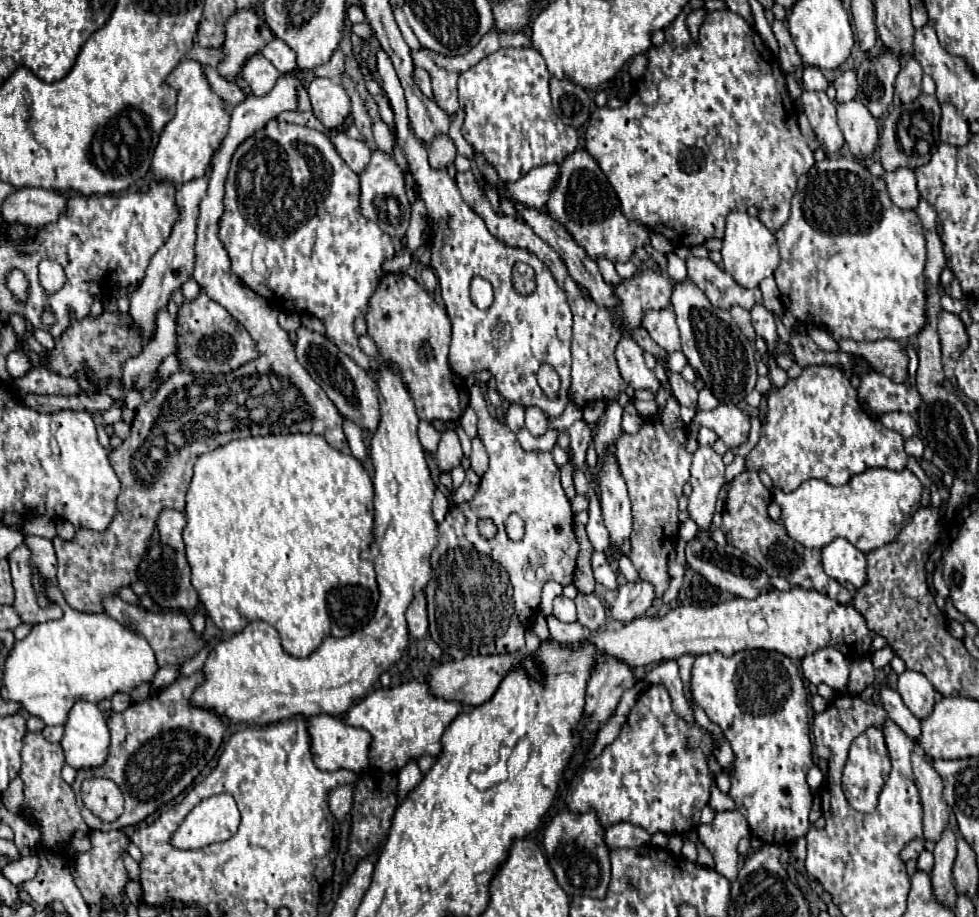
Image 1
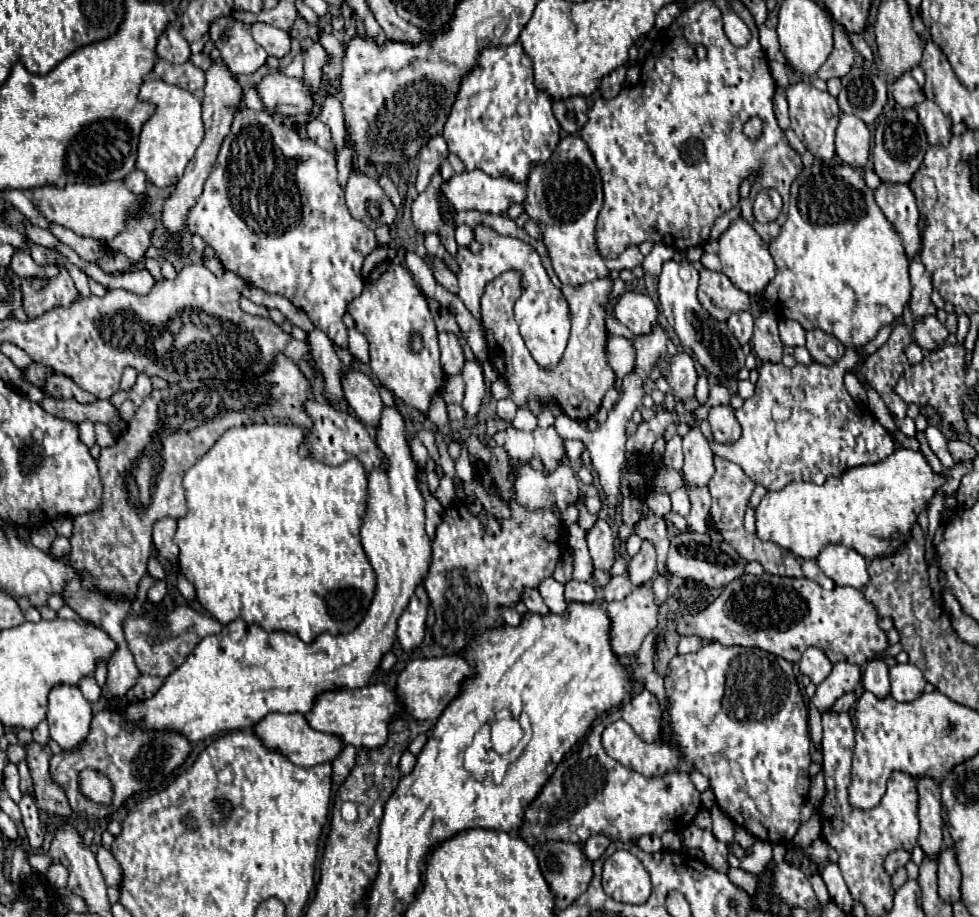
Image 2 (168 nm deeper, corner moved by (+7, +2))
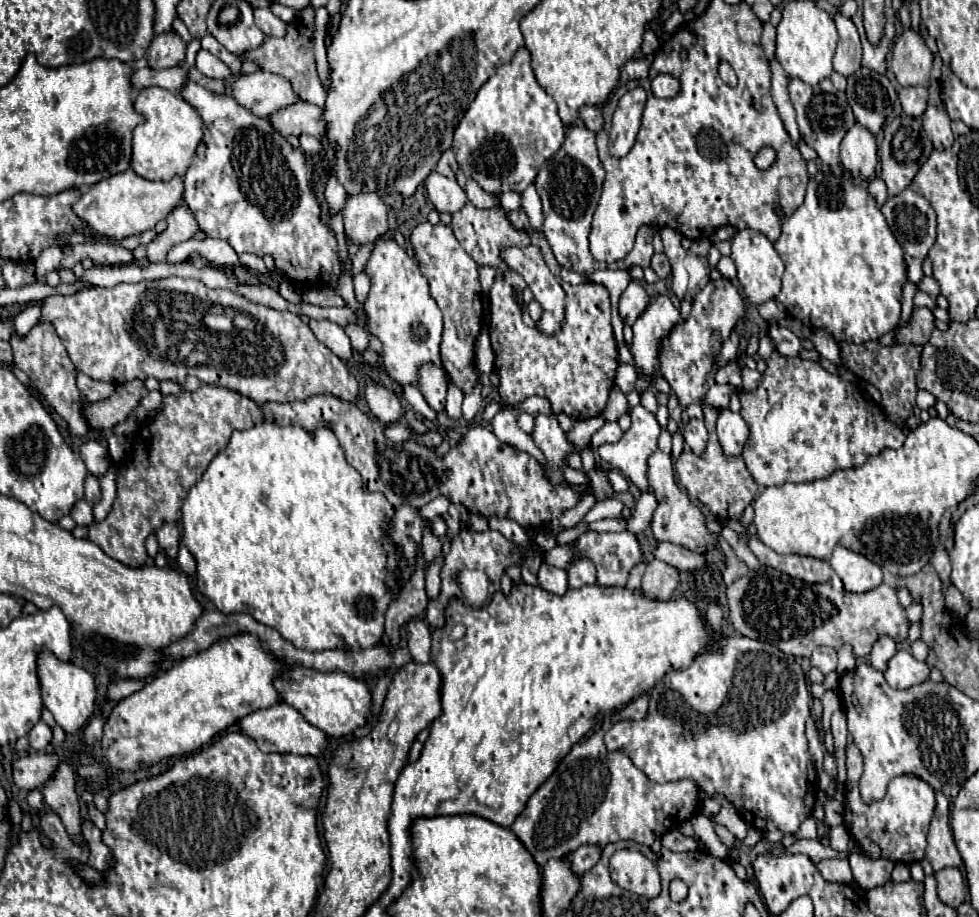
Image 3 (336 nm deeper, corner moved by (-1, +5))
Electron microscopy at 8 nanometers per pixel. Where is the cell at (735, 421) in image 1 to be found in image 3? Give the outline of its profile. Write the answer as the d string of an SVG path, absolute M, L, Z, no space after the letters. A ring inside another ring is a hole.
M730 409L720 411L716 431L718 431L720 445L722 445L724 453L728 453L728 455L740 455L744 449L744 443L748 441L748 435L750 435L748 425L740 417L740 413L734 413Z

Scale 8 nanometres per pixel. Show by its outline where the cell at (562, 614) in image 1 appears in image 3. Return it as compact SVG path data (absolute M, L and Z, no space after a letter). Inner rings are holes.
M542 563L540 565L540 571L538 571L538 581L540 581L540 587L548 593L554 593L554 595L564 595L568 591L568 577L566 577L566 571L564 569L558 569L558 567L552 567L548 563Z

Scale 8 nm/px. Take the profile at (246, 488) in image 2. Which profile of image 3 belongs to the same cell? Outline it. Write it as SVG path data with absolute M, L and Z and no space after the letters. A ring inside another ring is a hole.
M260 423L244 431L234 431L226 449L222 449L206 467L202 479L192 485L184 507L182 507L182 541L186 549L194 555L198 563L198 573L196 573L196 583L198 589L204 597L208 597L218 611L222 613L248 613L252 615L258 623L268 625L276 629L286 641L290 641L294 647L304 649L304 651L326 651L326 649L338 649L348 645L350 649L368 649L378 645L378 641L384 635L384 613L388 605L392 603L392 593L384 585L386 577L386 565L384 565L384 551L380 549L380 533L388 529L388 521L392 519L392 505L386 501L382 493L366 493L362 489L362 477L360 473L348 465L344 459L344 453L328 433L328 429L320 429L316 435L304 433L300 425L278 425L278 423Z

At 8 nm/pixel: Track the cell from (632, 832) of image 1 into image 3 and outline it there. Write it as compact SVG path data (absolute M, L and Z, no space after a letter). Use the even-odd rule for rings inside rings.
M582 845L582 847L578 847L576 851L570 853L572 869L578 875L584 875L588 869L592 869L598 863L600 855L602 855L602 847L598 847L598 845Z

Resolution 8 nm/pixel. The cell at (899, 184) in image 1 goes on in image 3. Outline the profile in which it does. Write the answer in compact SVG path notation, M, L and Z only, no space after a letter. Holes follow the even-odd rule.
M910 187L904 189L902 193L894 195L894 197L888 197L886 203L882 205L882 213L884 213L886 221L888 221L890 231L894 233L894 237L904 247L904 257L906 257L906 263L908 263L908 281L918 287L922 277L924 277L922 261L926 259L928 249L936 241L936 213L934 213L930 201L924 199L920 193L912 191Z

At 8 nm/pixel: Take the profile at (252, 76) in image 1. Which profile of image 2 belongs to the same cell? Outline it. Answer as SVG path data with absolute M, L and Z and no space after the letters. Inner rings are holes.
M228 14L228 16L220 16L216 20L212 20L210 24L210 42L212 46L218 50L222 62L228 66L228 70L232 74L252 74L254 70L258 70L264 62L266 62L266 52L264 48L260 48L260 44L256 44L252 40L252 34L248 30L248 26L240 20L234 18L234 14Z

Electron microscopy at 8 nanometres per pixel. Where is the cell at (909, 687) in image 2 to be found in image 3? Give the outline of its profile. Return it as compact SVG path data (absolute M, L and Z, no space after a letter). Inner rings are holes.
M898 651L892 657L892 661L888 663L884 677L886 677L888 685L892 685L894 689L910 689L914 685L928 681L930 669L926 663L914 659L908 651Z

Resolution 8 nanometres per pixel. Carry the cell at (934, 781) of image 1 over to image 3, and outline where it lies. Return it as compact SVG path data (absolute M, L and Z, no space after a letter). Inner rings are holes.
M936 791L936 809L928 829L928 845L926 845L926 857L930 859L934 873L944 867L962 865L960 853L954 845L954 837L950 831L950 823L948 823L948 805L950 805L950 799L944 793Z

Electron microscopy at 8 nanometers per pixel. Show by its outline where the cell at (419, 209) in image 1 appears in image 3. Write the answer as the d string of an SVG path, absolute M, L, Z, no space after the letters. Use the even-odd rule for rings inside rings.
M446 149L446 151L440 155L440 159L438 159L438 163L436 163L436 171L438 171L440 175L444 175L444 177L454 177L454 173L458 171L458 163L456 163L456 155L454 155L452 149Z

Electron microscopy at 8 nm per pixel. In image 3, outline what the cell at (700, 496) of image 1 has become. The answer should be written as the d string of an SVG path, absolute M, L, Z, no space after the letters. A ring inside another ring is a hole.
M690 419L686 425L686 433L684 433L686 443L690 445L694 455L704 455L706 451L706 443L708 443L708 433L704 427L704 421L700 419Z

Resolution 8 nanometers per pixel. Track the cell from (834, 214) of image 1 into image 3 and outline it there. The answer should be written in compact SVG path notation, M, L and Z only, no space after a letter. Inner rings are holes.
M818 171L816 177L808 181L804 203L792 217L784 217L782 233L774 247L786 265L782 291L778 293L776 301L782 303L794 319L800 319L812 329L824 329L838 341L854 341L856 345L876 341L884 333L898 327L902 289L908 281L904 249L892 235L866 185L856 183L852 175L836 177L832 173Z

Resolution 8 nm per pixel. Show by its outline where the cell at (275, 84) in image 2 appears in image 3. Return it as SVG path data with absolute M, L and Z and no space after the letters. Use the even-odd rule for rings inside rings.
M268 71L232 79L230 89L236 101L240 101L240 105L250 109L258 117L270 117L276 111L300 101L300 95L292 89L288 79Z

